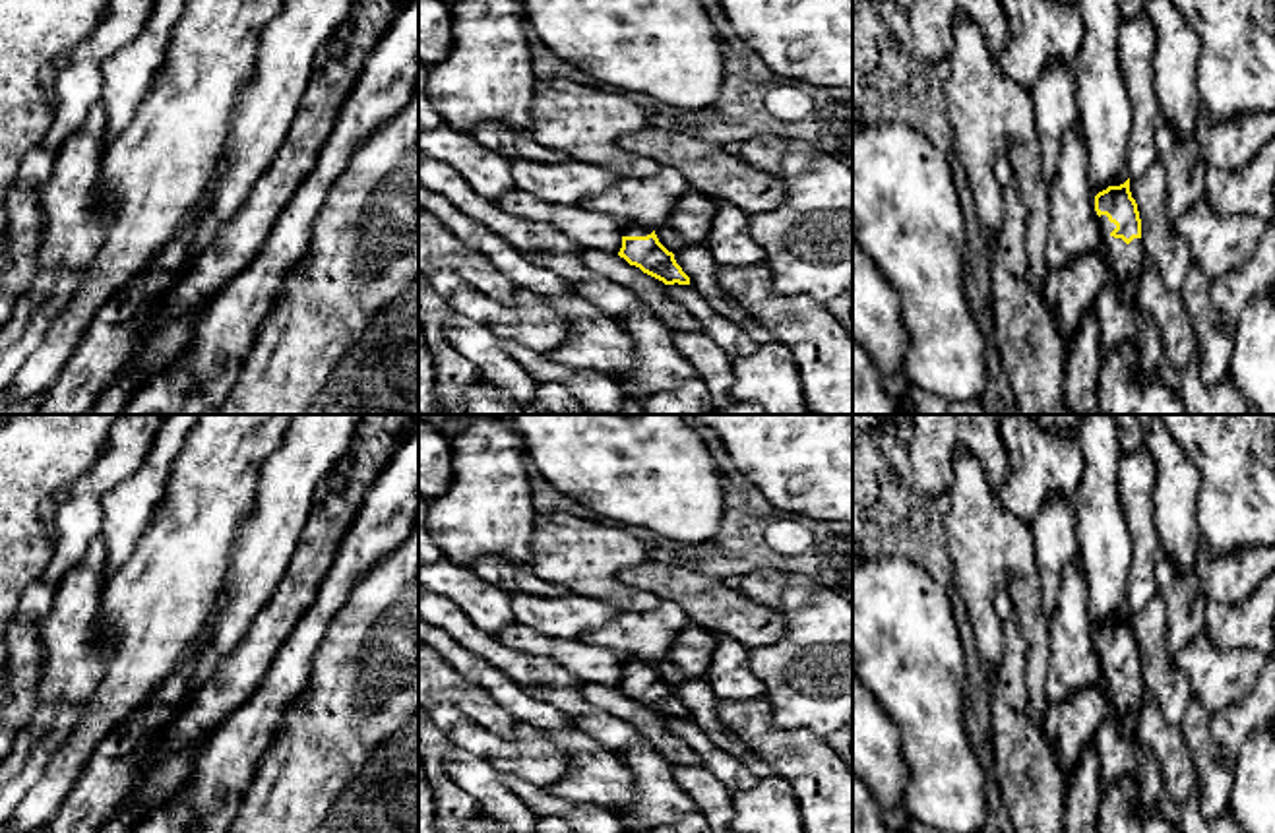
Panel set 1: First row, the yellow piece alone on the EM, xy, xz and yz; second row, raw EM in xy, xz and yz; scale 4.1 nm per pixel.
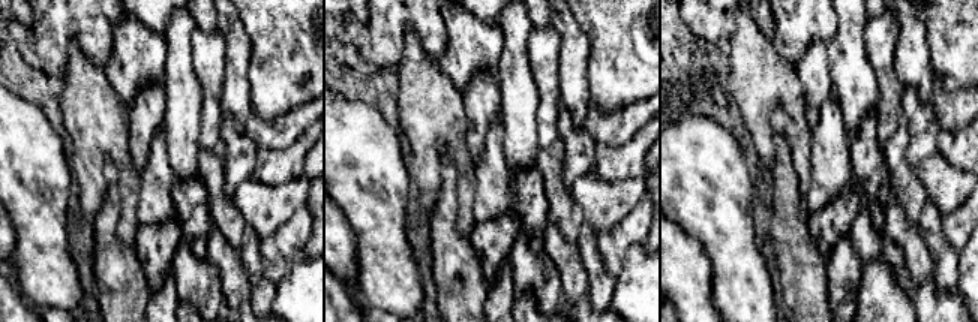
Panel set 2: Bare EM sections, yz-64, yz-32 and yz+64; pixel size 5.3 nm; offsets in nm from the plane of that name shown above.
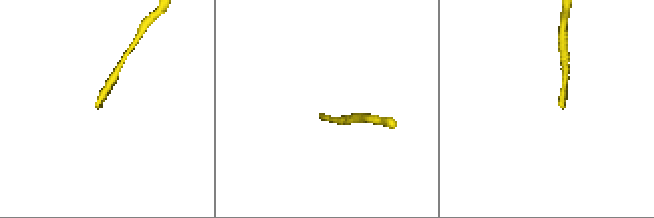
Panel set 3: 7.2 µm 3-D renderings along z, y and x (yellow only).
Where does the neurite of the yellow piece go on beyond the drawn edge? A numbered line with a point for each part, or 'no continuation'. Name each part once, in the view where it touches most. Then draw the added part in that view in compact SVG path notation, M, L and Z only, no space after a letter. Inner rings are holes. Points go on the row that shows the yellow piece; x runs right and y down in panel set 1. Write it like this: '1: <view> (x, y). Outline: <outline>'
1: yz (1126, 262). Outline: M1106 215L1099 217L1101 246L1108 262L1108 269L1116 285L1122 289L1126 302L1135 302L1139 277L1145 269L1145 248L1141 238L1126 244L1110 232L1116 229Z

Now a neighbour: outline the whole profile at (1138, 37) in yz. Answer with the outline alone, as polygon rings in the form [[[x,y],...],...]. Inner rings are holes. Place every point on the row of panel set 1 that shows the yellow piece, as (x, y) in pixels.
[[[1143,12],[1122,19],[1118,31],[1118,60],[1132,97],[1130,178],[1141,176],[1157,159],[1157,128],[1161,101],[1155,91],[1155,46],[1159,33]]]

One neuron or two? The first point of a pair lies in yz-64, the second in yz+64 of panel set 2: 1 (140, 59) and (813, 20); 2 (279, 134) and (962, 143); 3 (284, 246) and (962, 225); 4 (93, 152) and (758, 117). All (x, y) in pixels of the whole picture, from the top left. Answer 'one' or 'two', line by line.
1: one
2: two
3: one
4: one

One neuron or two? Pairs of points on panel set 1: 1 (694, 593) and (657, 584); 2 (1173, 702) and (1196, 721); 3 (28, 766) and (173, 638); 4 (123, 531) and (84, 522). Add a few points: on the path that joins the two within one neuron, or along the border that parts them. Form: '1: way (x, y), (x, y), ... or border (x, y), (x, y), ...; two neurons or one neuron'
1: way (684, 586), (667, 584); one neuron
2: border (1192, 700), (1179, 723); two neurons
3: border (80, 706), (74, 729), (49, 762); two neurons
4: border (119, 483), (101, 498), (99, 533); two neurons

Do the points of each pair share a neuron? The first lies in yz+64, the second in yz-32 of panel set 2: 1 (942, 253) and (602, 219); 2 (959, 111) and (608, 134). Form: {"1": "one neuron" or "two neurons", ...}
{"1": "two neurons", "2": "one neuron"}

